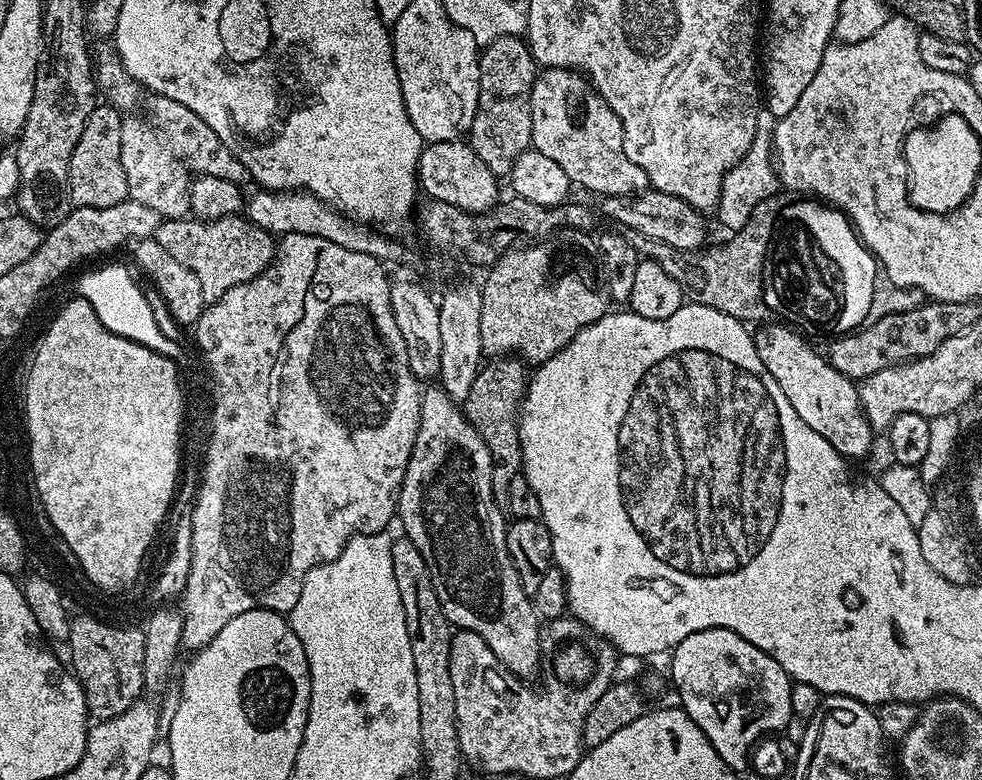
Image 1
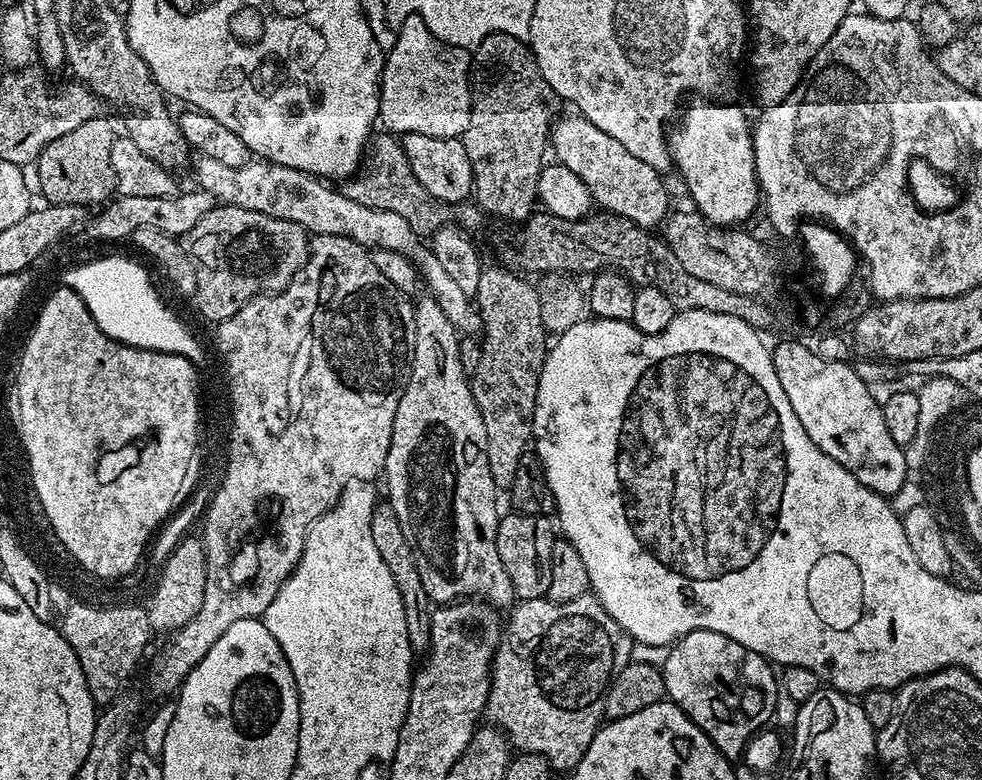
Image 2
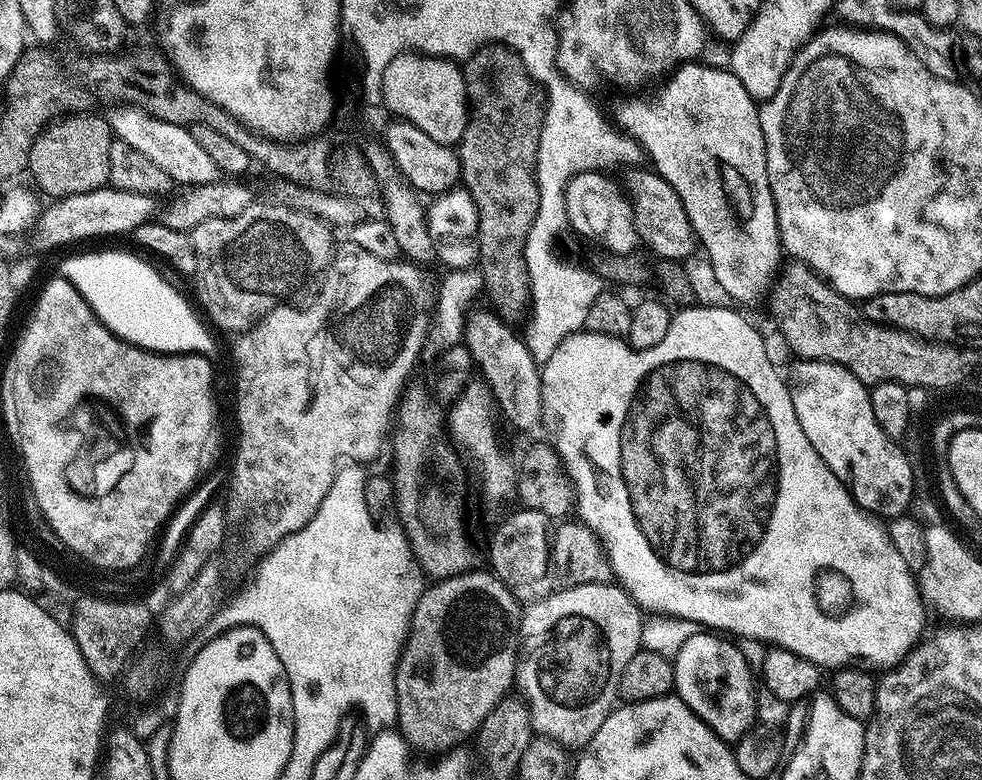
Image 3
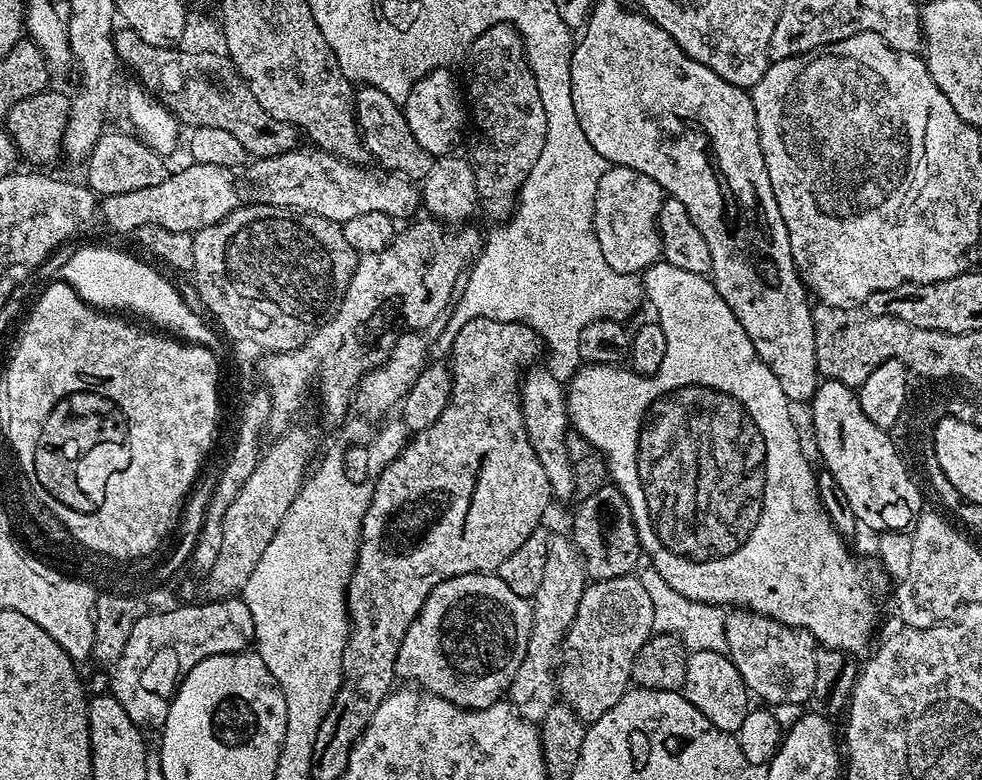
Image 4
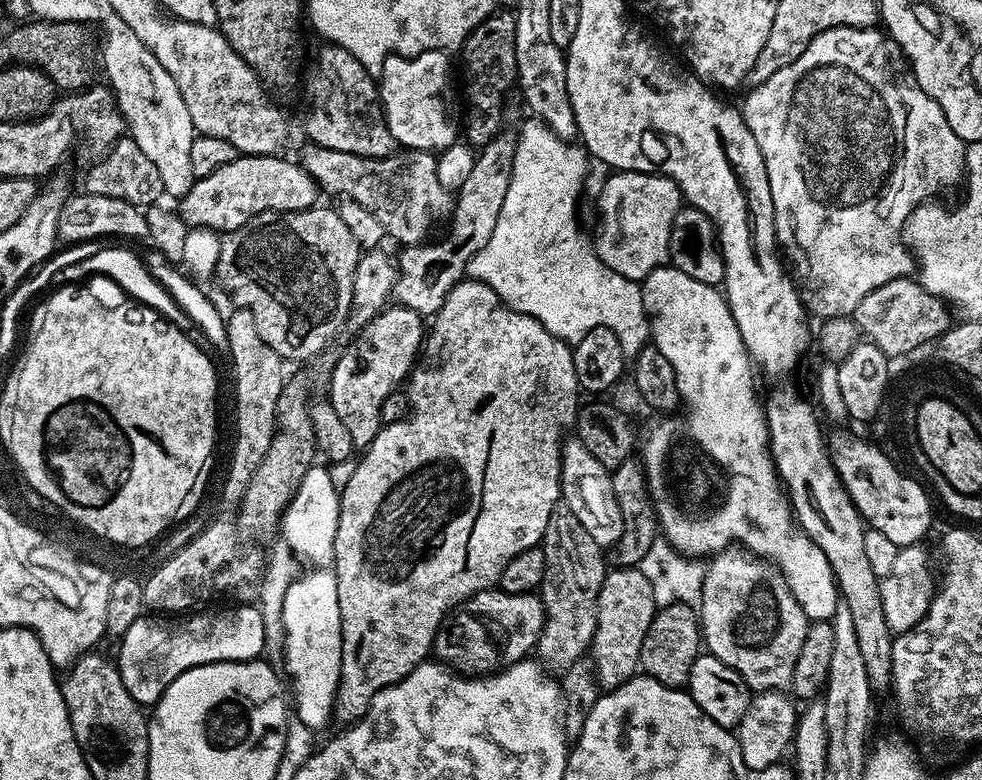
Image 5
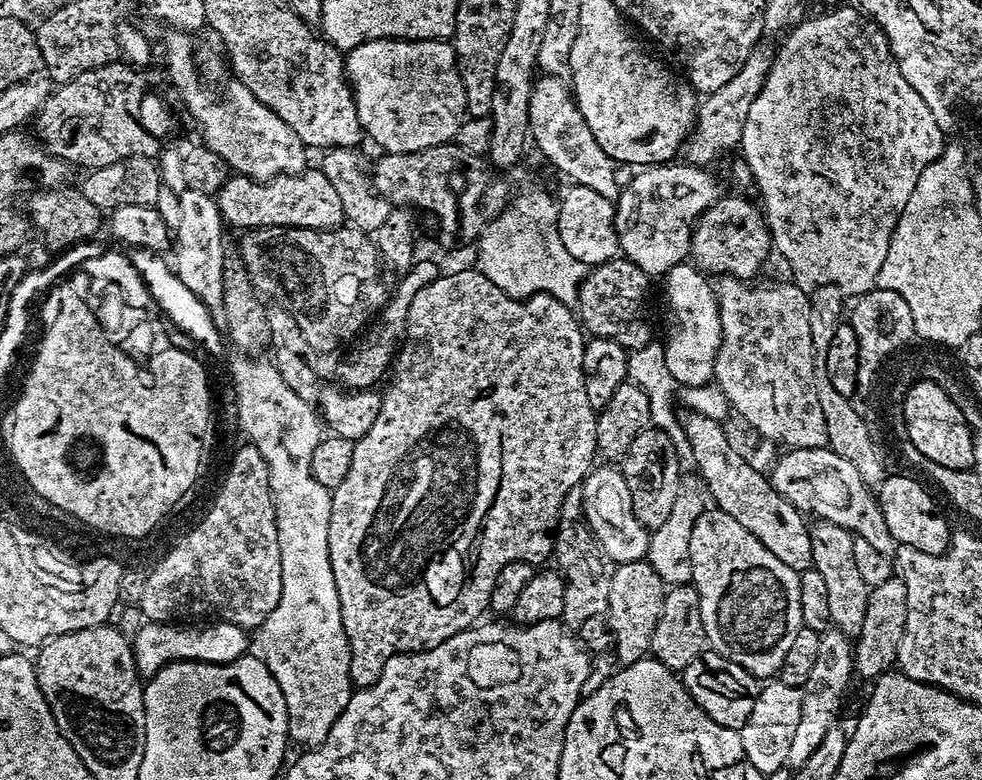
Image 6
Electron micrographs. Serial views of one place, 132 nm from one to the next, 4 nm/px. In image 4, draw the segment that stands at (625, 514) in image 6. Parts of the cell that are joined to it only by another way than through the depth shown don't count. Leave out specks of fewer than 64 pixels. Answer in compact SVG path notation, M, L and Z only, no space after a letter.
M532 366L523 373L520 382L520 409L526 426L526 434L530 438L530 446L534 446L534 454L538 454L538 462L542 462L542 470L546 479L550 481L552 495L555 499L566 500L575 495L576 470L574 459L568 453L568 432L570 433L570 421L568 418L568 401L566 388L561 381L554 378L554 374L547 366Z

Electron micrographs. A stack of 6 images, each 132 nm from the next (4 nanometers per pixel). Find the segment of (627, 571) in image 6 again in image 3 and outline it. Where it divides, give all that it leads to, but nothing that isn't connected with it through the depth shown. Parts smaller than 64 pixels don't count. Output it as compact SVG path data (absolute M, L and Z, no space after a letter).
M616 582L564 586L523 609L522 643L515 683L521 688L519 691L532 714L533 729L539 735L549 736L569 750L583 749L592 741L598 726L602 726L617 707L622 670L626 670L626 662L641 651L644 623L640 605Z

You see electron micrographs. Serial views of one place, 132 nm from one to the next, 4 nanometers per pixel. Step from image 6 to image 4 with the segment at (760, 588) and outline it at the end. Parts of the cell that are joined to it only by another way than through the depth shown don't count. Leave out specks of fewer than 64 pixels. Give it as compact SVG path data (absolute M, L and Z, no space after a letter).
M732 610L727 613L726 619L728 621L728 651L727 655L732 657L734 666L738 670L738 674L742 674L742 682L748 688L749 693L753 697L756 696L757 701L763 702L768 706L776 706L772 704L804 704L807 700L811 701L813 699L812 691L814 690L814 658L816 657L816 649L818 647L816 639L810 635L809 632L805 632L802 628L791 628L786 626L782 622L777 620L771 620L769 616L763 616L757 612L749 612L747 610Z

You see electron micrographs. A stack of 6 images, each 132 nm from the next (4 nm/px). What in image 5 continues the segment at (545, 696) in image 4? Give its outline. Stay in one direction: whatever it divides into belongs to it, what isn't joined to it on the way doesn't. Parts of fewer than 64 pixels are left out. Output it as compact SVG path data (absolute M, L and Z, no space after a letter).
M565 506L557 507L550 518L542 547L546 554L546 574L538 589L540 600L544 603L544 625L540 631L538 659L549 673L563 674L592 647L598 594L606 575L605 553Z

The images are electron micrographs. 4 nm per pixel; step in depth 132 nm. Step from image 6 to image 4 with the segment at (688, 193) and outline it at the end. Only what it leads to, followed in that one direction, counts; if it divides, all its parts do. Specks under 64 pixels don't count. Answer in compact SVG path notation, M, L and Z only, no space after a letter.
M609 166L598 182L594 198L592 228L602 246L602 258L619 272L643 273L643 268L661 259L660 228L656 219L664 205L666 193L646 174L633 168Z

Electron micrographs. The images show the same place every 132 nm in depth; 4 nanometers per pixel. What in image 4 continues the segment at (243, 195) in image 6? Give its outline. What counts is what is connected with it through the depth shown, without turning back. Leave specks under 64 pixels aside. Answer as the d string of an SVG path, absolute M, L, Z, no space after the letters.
M192 163L186 170L171 173L165 180L158 182L158 186L146 186L146 190L132 190L130 194L114 194L103 197L98 204L98 212L110 227L116 232L134 234L142 226L166 226L166 230L182 230L195 234L206 226L214 226L222 222L234 211L241 207L240 192L236 189L236 180L233 169L222 166L206 166Z

